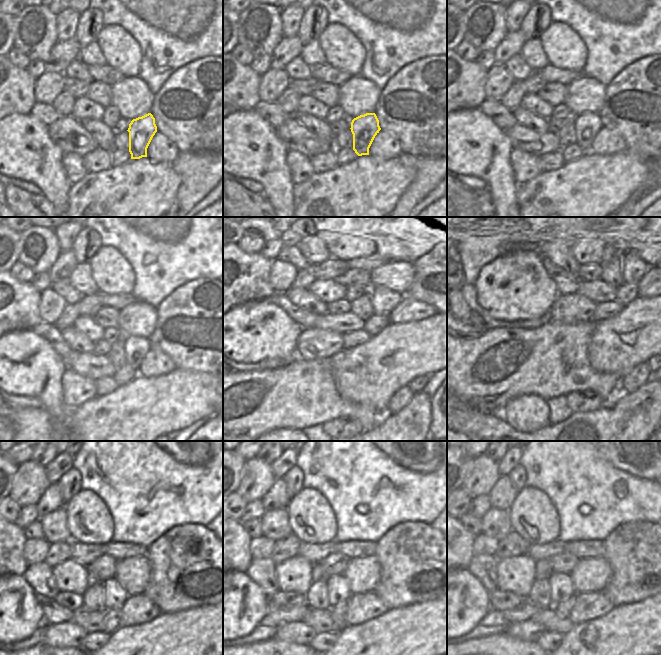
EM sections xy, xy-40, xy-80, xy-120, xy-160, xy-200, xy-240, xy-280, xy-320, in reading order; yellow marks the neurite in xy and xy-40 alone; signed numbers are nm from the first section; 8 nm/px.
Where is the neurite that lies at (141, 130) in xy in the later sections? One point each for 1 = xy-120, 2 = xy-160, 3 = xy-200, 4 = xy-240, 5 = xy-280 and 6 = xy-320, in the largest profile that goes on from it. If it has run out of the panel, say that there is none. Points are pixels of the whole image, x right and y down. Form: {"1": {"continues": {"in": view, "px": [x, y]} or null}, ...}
{"1": {"continues": {"in": "xy-120", "px": [136, 348]}}, "2": {"continues": {"in": "xy-160", "px": [361, 348]}}, "3": {"continues": {"in": "xy-200", "px": [565, 367]}}, "4": {"continues": {"in": "xy-240", "px": [116, 595]}}, "5": {"continues": {"in": "xy-280", "px": [337, 587]}}, "6": {"continues": {"in": "xy-320", "px": [562, 588]}}}

